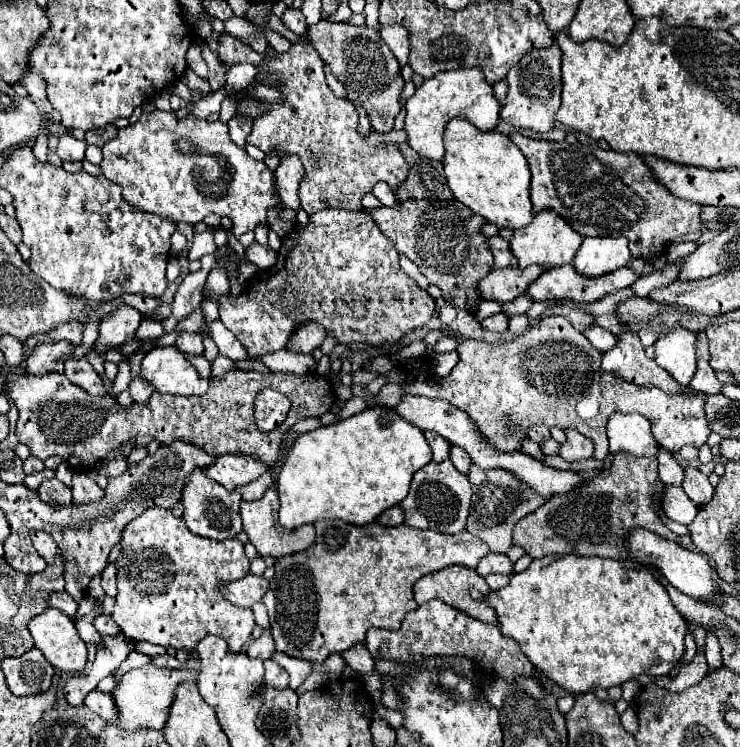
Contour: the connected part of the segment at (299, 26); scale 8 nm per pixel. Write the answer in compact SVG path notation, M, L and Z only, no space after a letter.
M288 8L288 10L284 12L284 16L282 16L282 22L284 22L284 26L286 26L288 30L296 32L298 36L302 36L302 34L306 32L306 28L308 28L304 14L302 14L300 10L294 10L294 8Z

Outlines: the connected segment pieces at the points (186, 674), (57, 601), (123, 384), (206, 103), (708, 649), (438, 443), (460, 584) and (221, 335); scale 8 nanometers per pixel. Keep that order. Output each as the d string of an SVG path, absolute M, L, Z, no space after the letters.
M146 666L132 670L122 676L122 680L114 688L114 698L120 710L120 722L118 726L124 730L142 730L142 728L154 728L162 730L166 726L166 716L170 716L170 704L174 702L174 692L180 682L198 682L196 670L164 670L156 666Z
M66 590L50 594L48 604L50 604L50 606L54 606L54 608L60 608L60 610L62 610L64 614L68 614L70 618L72 618L72 616L76 614L76 610L78 610L78 604L68 596L68 592L66 592Z
M122 360L118 362L118 376L116 376L116 396L122 392L122 390L128 390L128 384L132 380L132 372L130 372L130 364L128 360Z
M224 88L213 91L195 105L192 115L206 119L210 114L219 113L221 104L226 97L227 92Z
M712 631L706 632L705 656L709 668L718 668L722 664L720 644Z
M424 432L430 448L432 448L432 454L434 454L434 460L436 462L442 462L442 460L448 460L448 450L450 450L450 444L438 436L436 432Z
M446 566L446 568L442 568L442 570L438 570L438 572L432 572L432 574L426 574L424 578L420 578L420 580L414 584L414 598L416 598L418 604L426 604L428 600L438 598L438 600L450 604L452 608L458 608L458 610L470 614L470 616L476 618L476 620L482 620L482 622L488 622L488 624L496 624L496 622L498 622L498 616L496 616L494 608L490 608L490 606L484 604L484 602L472 600L470 588L478 588L480 592L490 592L486 580L484 580L480 574L476 574L474 570L470 570L470 568L466 568L466 566Z
M218 318L218 320L212 320L212 322L208 324L208 330L210 330L210 336L212 336L212 340L216 342L218 350L220 350L224 356L228 356L230 360L248 358L244 346L234 338L234 334L230 334L230 332L224 328L224 324L222 324L220 318Z

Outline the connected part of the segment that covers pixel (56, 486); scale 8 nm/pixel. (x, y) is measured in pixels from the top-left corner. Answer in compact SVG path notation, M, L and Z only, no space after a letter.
M58 478L44 480L36 492L38 492L40 500L50 502L50 504L62 506L62 504L70 504L72 502L72 490L66 484L62 484Z

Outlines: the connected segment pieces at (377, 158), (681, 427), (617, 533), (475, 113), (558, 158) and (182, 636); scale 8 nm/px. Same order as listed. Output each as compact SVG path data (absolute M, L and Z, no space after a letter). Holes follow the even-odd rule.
M224 32L218 36L218 58L228 66L248 62L256 66L258 74L282 72L282 76L286 76L286 84L278 84L276 88L282 98L272 102L270 110L254 118L246 142L258 146L266 154L280 152L280 160L292 154L302 160L306 176L298 192L308 216L326 208L360 210L362 194L370 192L376 182L386 182L390 188L398 188L406 180L408 164L398 146L392 142L378 142L372 146L368 136L358 132L356 106L334 96L326 84L324 62L312 44L292 42L288 52L254 52L250 44ZM266 56L270 56L270 60L266 60Z
M546 316L536 326L528 328L524 334L520 334L512 342L500 342L500 344L488 344L478 340L468 340L464 336L452 336L458 340L458 364L454 370L442 378L440 390L426 384L426 382L414 382L410 384L410 394L426 396L426 398L442 398L454 404L456 408L464 410L478 428L490 438L490 442L502 450L520 450L522 440L526 438L526 428L532 424L544 424L544 426L558 426L558 428L574 428L580 434L588 436L596 444L594 458L604 462L610 454L608 450L608 436L606 436L606 420L612 412L640 412L652 426L652 434L656 442L666 448L668 452L676 454L682 446L692 444L700 448L706 438L710 436L710 426L706 420L706 394L704 392L680 392L678 396L670 396L668 392L662 392L658 386L634 386L630 382L624 382L616 376L610 376L600 366L600 350L594 350L592 344L584 338L584 334L570 326L570 322L562 316Z
M628 452L614 454L610 470L590 478L574 492L550 498L532 514L524 516L512 532L514 546L526 550L532 558L548 554L576 554L576 556L602 556L624 560L624 538L630 528L642 526L662 538L676 540L652 508L652 494L662 492L658 478L658 460L652 456L634 456Z
M458 68L452 72L442 72L440 78L426 78L412 98L406 102L406 124L404 130L408 132L408 146L418 152L422 158L442 160L444 146L442 146L442 132L444 126L452 118L466 118L470 124L478 126L478 130L494 130L498 116L500 116L500 102L494 98L492 86L484 80L480 68Z
M520 132L510 134L510 140L522 150L532 172L532 204L534 212L552 208L582 236L626 236L634 258L648 258L664 254L670 240L688 232L700 232L700 204L672 196L662 184L654 180L650 168L638 154L602 150L596 144L568 144L526 138Z
M148 508L134 518L122 532L122 554L116 560L118 568L118 596L112 618L118 622L126 638L146 640L150 644L172 646L172 648L196 648L196 644L208 636L220 636L228 642L232 652L242 650L244 642L252 634L254 616L252 610L238 608L222 598L218 592L222 582L240 580L250 570L250 560L244 554L244 544L238 538L216 542L202 536L194 536L182 518L174 518L166 508Z

